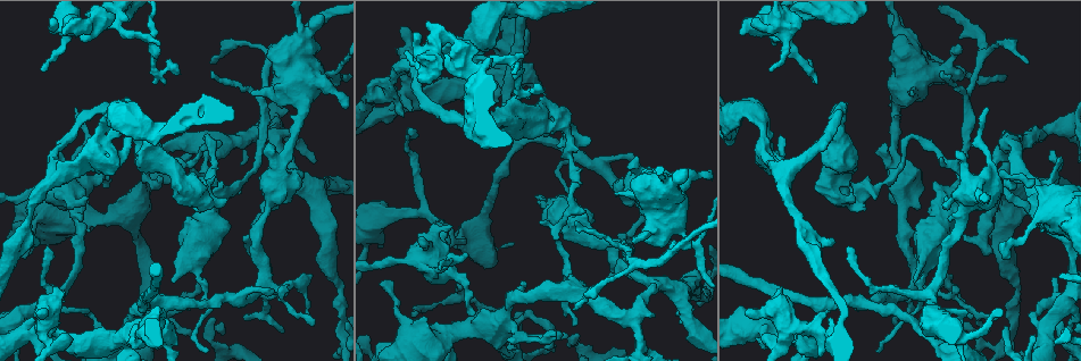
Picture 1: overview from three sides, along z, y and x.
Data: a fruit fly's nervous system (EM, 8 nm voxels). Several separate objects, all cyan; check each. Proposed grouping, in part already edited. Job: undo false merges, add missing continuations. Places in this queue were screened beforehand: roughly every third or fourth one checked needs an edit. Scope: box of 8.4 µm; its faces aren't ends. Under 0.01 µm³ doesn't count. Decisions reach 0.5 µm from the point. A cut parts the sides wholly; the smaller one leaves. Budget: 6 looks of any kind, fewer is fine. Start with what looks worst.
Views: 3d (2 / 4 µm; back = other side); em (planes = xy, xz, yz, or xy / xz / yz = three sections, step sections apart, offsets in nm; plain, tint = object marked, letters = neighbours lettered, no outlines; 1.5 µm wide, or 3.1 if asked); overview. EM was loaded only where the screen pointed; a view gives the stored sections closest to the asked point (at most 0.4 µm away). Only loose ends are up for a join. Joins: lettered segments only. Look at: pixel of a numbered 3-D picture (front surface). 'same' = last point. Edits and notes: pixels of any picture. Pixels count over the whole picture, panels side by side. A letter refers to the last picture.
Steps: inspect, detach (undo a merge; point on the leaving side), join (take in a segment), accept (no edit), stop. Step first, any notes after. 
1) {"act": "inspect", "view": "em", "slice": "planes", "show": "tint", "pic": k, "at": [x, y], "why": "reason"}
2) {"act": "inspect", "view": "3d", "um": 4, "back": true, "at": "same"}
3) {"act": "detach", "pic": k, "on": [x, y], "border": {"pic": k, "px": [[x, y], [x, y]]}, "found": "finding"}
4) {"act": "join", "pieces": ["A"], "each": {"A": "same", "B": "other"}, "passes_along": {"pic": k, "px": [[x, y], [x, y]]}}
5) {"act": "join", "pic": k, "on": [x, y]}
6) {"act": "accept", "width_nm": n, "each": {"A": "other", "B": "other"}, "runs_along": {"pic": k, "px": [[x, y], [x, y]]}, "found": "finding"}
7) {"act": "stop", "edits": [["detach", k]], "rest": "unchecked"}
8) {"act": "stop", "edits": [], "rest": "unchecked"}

{"act": "inspect", "view": "em", "slice": "planes", "show": "letters", "pic": 1, "at": [479, 72], "why": "four-way junction"}

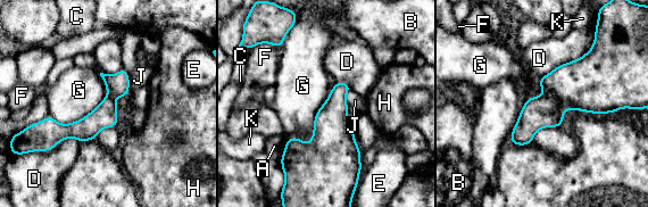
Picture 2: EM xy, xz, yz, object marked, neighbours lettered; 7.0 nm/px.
{"act": "accept", "each": {"A": "other", "B": "other", "C": "other", "D": "other", "E": "other", "F": "other", "G": "other", "H": "other", "J": "other", "K": "other"}, "found": "all the same cell"}

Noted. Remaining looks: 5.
{"act": "inspect", "view": "3d", "um": 2, "pic": 1, "at": [100, 176], "why": "calibre changes"}

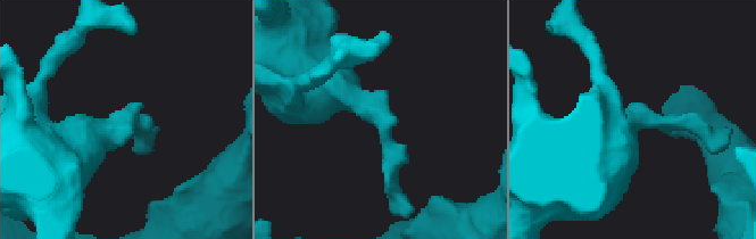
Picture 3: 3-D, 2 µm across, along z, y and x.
{"act": "inspect", "view": "em", "slice": "yz", "step": 4, "show": "tint", "pic": 3, "at": [386, 119]}

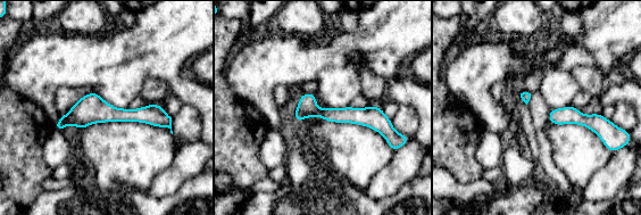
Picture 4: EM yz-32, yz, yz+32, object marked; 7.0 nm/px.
{"act": "inspect", "view": "em", "slice": "planes", "show": "letters", "at": "same"}

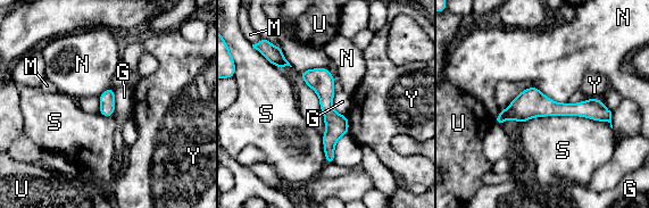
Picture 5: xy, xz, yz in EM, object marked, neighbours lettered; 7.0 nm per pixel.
{"act": "accept", "longest_contact_nm": ["S", 600], "each": {"G": "other", "M": "other", "N": "other", "S": "other", "U": "other", "Y": "other"}, "runs_along": {"pic": 5, "px": [[596, 109], [517, 109], [498, 121]]}, "found": "continuous, no second cell"}

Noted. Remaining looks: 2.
{"act": "stop", "edits": [], "rest": "unchecked"}

